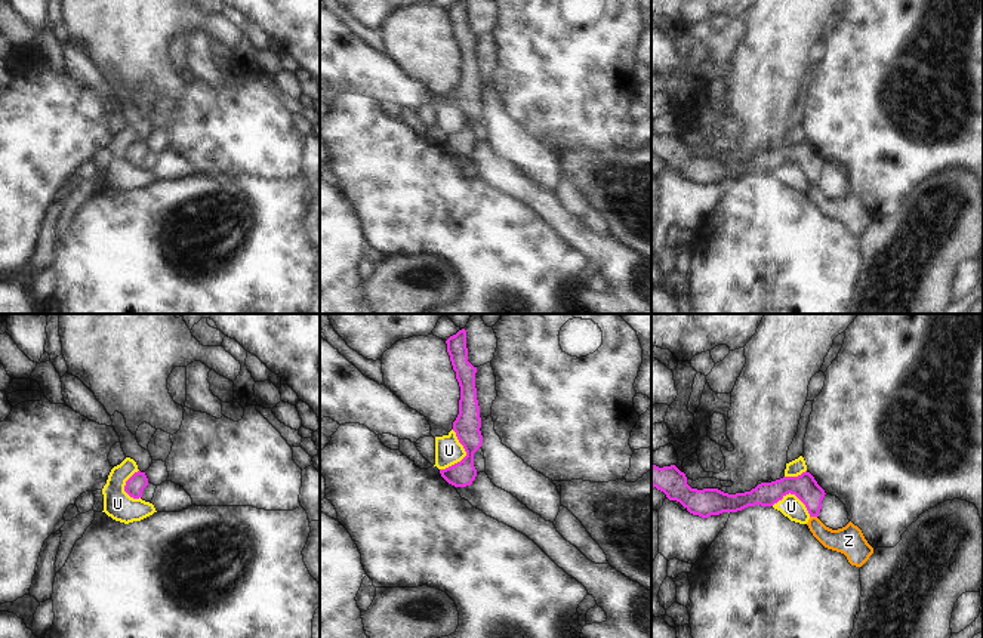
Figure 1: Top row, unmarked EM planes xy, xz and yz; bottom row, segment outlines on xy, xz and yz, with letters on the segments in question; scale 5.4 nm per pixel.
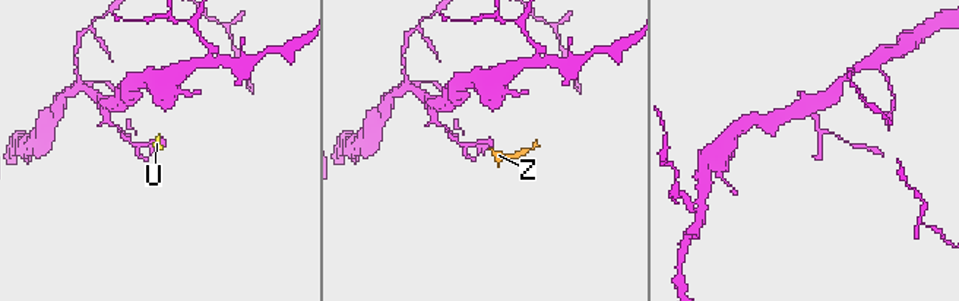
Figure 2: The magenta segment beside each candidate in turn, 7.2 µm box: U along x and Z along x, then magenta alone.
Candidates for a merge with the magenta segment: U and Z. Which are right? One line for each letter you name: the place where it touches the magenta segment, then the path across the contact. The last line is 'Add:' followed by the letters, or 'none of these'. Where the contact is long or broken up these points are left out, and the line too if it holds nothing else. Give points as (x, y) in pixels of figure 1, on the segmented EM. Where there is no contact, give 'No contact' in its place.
Add: none of these

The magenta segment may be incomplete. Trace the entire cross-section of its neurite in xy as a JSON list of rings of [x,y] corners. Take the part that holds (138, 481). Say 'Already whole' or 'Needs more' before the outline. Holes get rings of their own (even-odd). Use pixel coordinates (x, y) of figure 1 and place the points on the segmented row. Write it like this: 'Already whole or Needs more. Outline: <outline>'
Already whole. Outline: [[[138,471],[126,481],[124,491],[130,497],[139,499],[142,497],[142,491],[147,486],[148,486],[148,478],[145,472]]]

